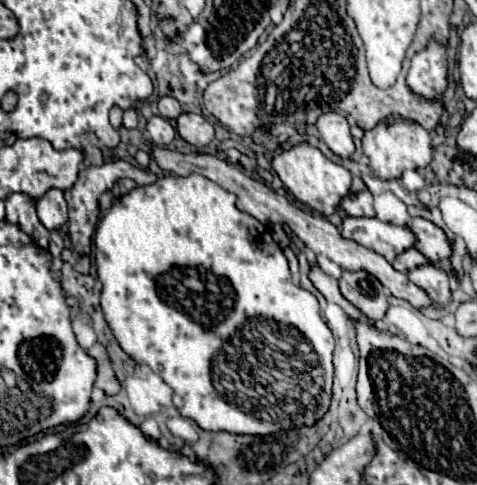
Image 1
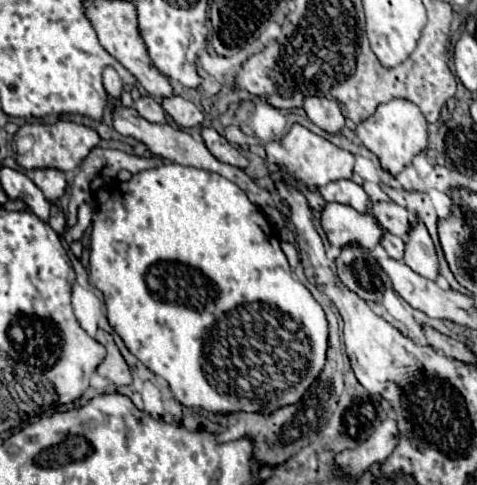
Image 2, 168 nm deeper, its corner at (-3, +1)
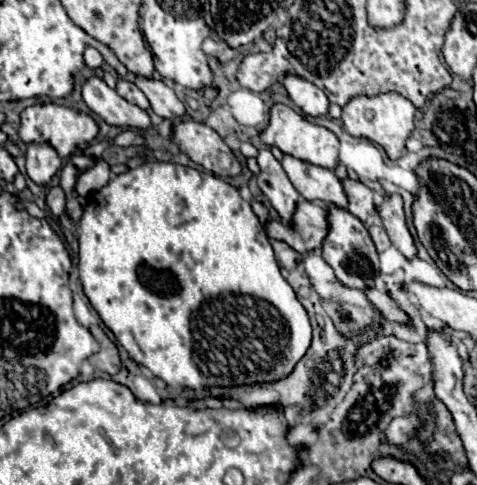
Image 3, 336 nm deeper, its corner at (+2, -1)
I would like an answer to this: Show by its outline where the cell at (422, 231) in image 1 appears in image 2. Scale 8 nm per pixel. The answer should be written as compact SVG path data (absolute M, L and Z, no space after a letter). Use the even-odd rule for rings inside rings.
M375 202L369 208L369 214L377 220L379 228L383 228L395 236L405 236L405 230L409 230L407 210L393 202Z

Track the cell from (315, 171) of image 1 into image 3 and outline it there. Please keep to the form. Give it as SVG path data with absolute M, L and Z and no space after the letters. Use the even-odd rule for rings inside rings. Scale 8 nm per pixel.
M284 104L272 106L272 110L270 110L270 124L260 134L260 140L266 146L270 146L270 148L276 146L284 154L296 156L296 158L300 158L304 162L310 162L310 164L316 164L316 166L322 166L322 168L328 168L328 170L336 170L336 166L340 162L340 158L338 158L340 156L340 142L338 142L338 138L330 130L304 120L302 116L298 116L292 108L284 106Z

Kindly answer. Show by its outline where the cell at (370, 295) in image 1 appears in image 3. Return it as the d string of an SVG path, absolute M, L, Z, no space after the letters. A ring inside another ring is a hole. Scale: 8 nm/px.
M330 206L328 222L330 222L330 232L328 232L324 246L322 246L322 258L326 260L328 266L332 266L336 278L344 286L366 292L368 288L374 286L374 274L376 274L374 266L380 266L378 252L370 240L366 226L356 216L348 214L348 210L340 210L336 206Z

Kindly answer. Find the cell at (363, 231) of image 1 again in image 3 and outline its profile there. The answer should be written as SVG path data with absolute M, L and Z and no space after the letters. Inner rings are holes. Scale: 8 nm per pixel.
M300 200L292 218L294 226L272 220L268 224L268 236L286 242L296 252L306 252L322 248L324 238L328 236L328 208Z

